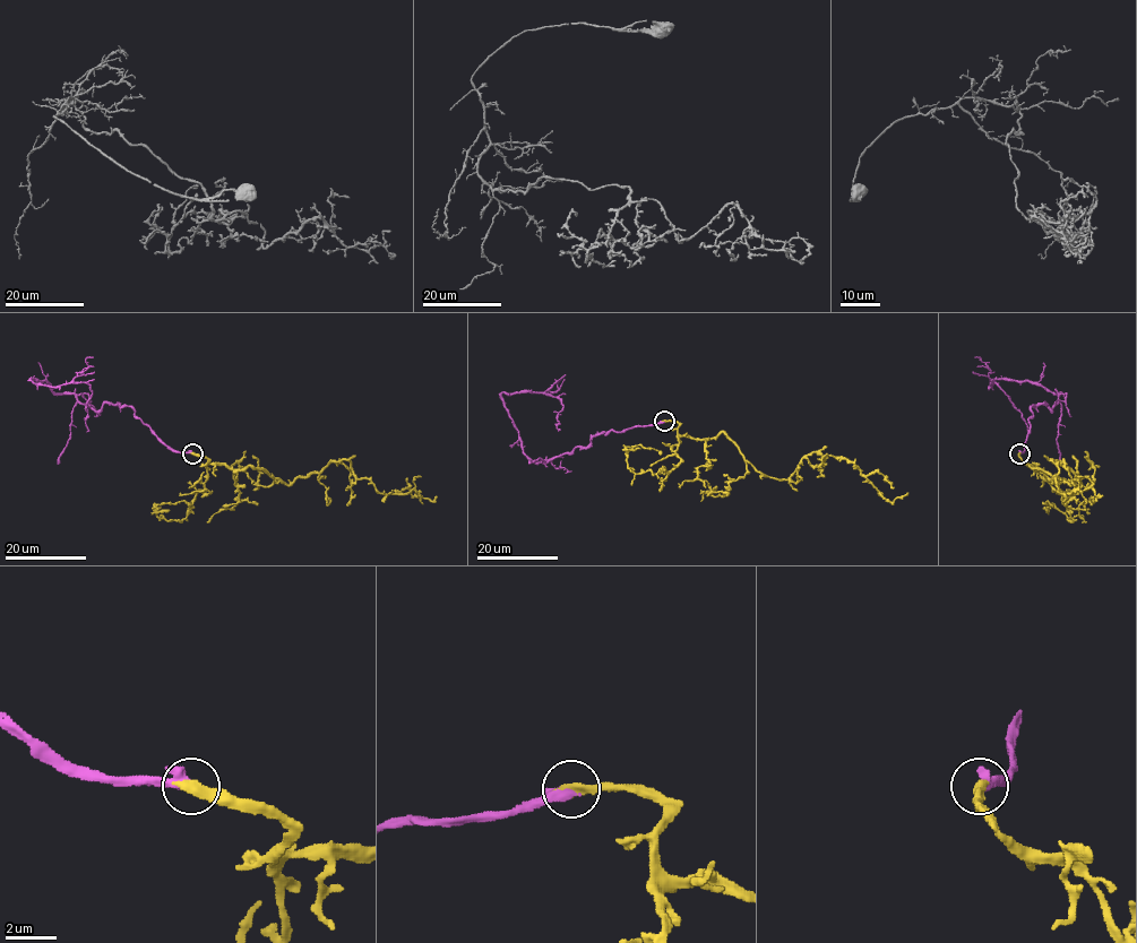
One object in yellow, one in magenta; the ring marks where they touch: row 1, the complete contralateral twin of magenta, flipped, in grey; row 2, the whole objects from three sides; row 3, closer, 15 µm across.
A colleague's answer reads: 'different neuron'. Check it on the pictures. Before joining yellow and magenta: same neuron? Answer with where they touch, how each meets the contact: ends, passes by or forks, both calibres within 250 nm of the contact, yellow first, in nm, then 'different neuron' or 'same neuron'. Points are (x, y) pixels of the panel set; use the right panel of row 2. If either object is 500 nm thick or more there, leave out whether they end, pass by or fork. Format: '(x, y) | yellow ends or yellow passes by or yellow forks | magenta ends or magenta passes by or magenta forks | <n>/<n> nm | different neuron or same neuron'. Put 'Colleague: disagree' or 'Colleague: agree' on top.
Colleague: disagree
(1019, 453) | yellow ends | magenta ends | 440/480 nm | same neuron

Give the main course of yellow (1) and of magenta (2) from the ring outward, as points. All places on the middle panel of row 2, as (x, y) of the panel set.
1: (663, 421), (680, 434), (723, 433), (769, 477), (786, 479), (818, 452), (846, 458), (884, 498), (907, 493)
2: (663, 421), (594, 434), (586, 447), (533, 461), (523, 451), (501, 394), (558, 396), (562, 409), (558, 431)

